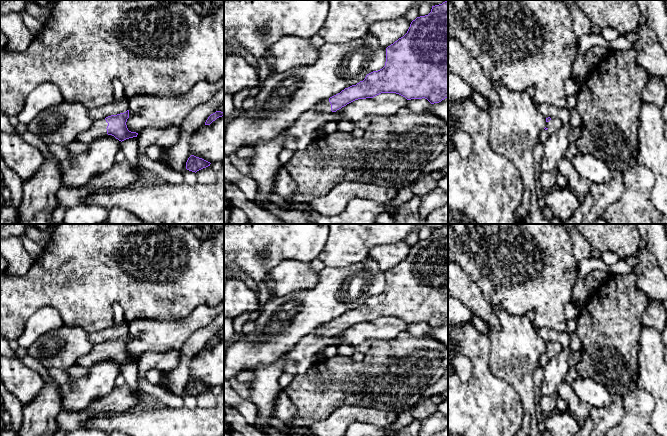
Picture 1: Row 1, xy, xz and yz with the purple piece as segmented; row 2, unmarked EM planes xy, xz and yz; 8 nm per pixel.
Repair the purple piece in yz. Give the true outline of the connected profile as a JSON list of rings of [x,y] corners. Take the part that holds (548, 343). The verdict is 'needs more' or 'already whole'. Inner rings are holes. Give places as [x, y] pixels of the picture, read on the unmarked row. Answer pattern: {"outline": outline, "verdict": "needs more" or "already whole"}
{"outline": [[[546,342],[546,351],[539,358],[539,365],[544,367],[553,357],[558,355],[563,347],[558,342]]], "verdict": "needs more"}

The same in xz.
{"outline": [[[448,224],[432,230],[428,239],[413,244],[407,257],[386,272],[386,286],[382,293],[320,325],[317,333],[320,337],[336,336],[355,324],[373,322],[381,317],[396,317],[407,324],[425,322],[431,328],[448,321]]], "verdict": "needs more"}

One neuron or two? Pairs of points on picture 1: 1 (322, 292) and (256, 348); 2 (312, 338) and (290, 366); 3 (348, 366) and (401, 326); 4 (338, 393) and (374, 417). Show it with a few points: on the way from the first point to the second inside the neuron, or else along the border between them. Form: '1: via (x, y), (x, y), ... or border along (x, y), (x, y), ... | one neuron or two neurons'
1: via (306, 308), (288, 318), (272, 334) | one neuron
2: via (308, 345), (294, 359) | one neuron
3: border along (404, 331), (392, 339), (375, 340), (372, 343) | two neurons
4: border along (378, 408), (362, 405), (341, 405), (333, 411) | two neurons

